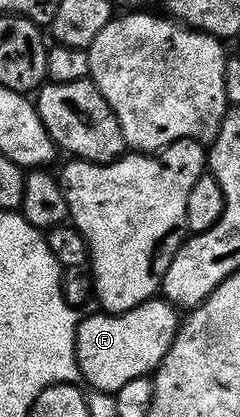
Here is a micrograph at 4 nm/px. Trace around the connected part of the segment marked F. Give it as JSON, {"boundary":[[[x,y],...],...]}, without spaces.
{"boundary":[[[152,298],[128,312],[84,315],[75,331],[75,357],[80,377],[99,392],[115,394],[131,379],[154,373],[179,329],[176,309],[162,298]]]}

